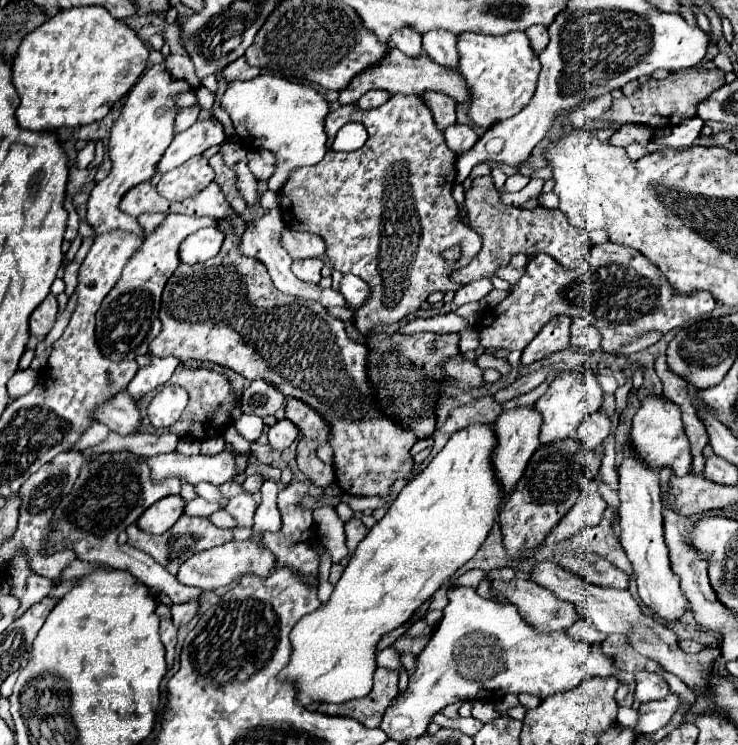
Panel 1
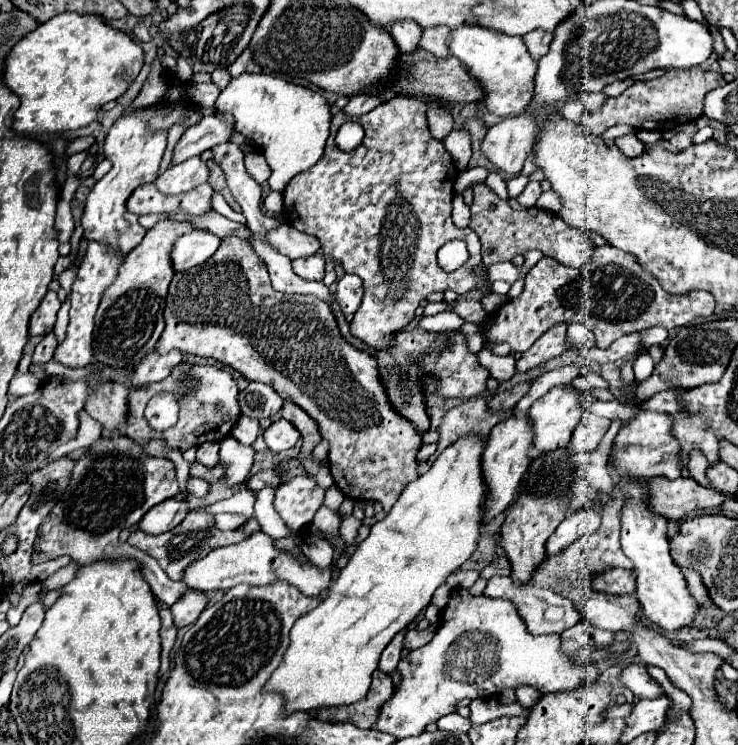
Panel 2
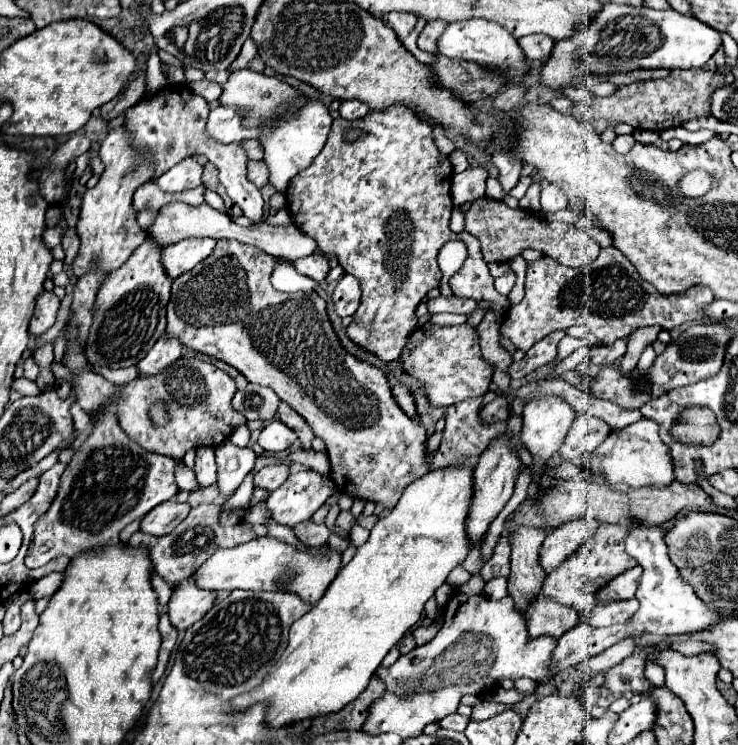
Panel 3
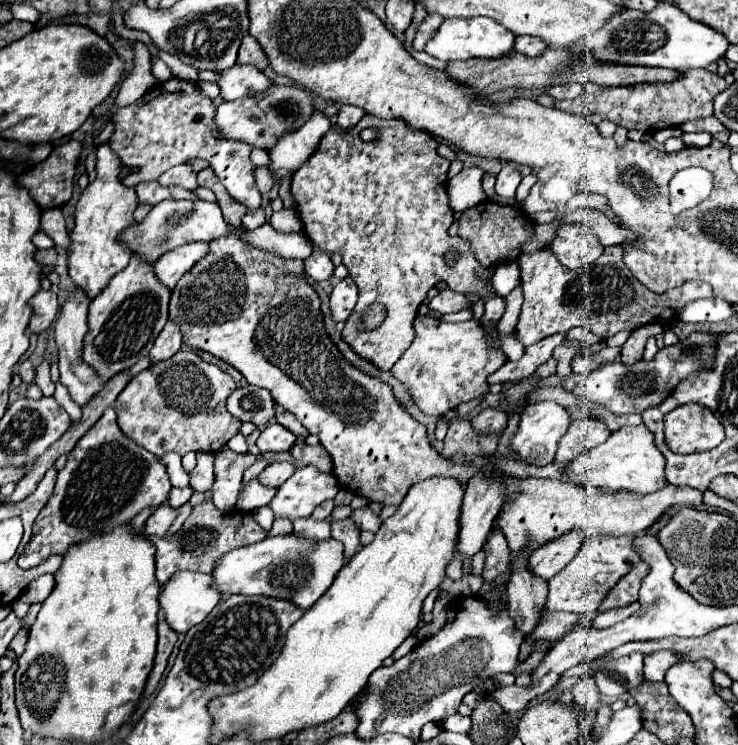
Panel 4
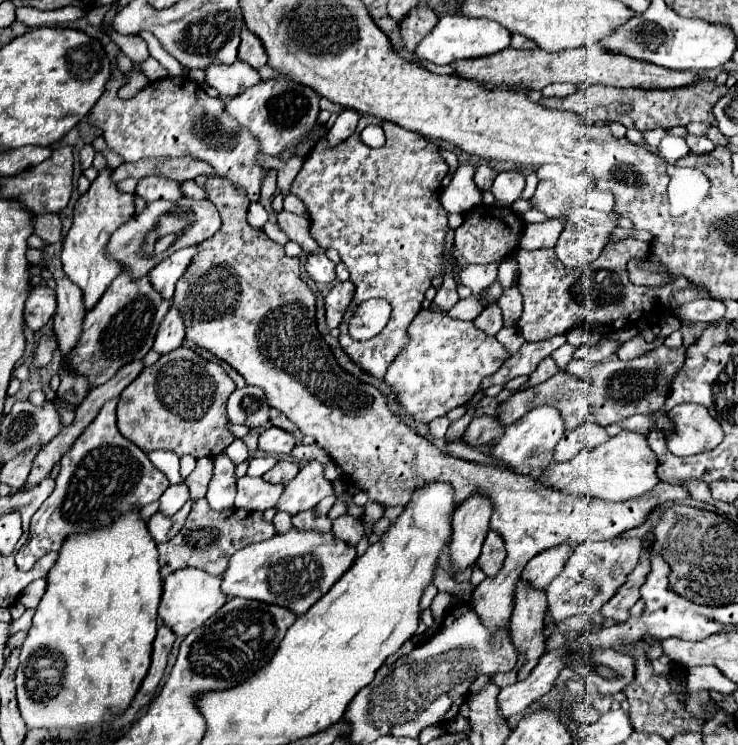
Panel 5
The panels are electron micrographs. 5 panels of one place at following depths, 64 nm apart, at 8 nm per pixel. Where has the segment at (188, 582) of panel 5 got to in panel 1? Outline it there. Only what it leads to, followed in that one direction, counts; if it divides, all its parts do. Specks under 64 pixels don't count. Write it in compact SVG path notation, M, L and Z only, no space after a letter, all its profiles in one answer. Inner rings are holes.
M190 600L190 602L184 602L184 604L174 604L170 608L172 608L172 622L174 622L174 626L184 626L198 614L200 602L198 600Z

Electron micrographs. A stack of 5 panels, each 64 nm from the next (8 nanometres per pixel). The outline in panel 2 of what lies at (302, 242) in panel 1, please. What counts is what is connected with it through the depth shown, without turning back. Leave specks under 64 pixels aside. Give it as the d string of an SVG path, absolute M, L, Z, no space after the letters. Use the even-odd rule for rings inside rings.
M280 224L278 228L270 230L266 234L266 242L274 250L280 250L280 254L284 254L292 260L316 254L320 250L320 244L316 242L314 236L294 230L294 226L290 226L290 224Z

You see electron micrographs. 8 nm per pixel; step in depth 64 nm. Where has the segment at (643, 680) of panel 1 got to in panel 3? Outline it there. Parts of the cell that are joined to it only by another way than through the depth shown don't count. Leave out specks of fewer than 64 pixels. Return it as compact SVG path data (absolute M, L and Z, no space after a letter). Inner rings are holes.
M642 648L632 656L624 658L618 666L610 668L604 674L604 688L610 690L612 694L624 694L624 692L648 694L648 690L652 688L652 684L644 676L644 660L648 654L650 654L648 648Z

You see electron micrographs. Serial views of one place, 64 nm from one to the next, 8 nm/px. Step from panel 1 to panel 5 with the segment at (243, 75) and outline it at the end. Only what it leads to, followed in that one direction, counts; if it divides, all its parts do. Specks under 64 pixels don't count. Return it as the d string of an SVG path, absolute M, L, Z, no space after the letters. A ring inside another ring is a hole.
M242 26L242 32L240 32L240 48L238 48L238 58L242 62L248 62L252 68L262 68L268 60L264 48L262 48L262 42L258 40L256 34L252 34L246 26Z

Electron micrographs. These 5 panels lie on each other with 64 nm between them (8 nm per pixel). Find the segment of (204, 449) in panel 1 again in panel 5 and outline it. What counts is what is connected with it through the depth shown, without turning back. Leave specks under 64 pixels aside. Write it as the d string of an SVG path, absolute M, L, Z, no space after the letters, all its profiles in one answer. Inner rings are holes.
M200 458L196 462L194 472L184 480L188 484L188 488L190 488L190 500L198 500L198 498L206 496L210 478L212 478L212 460Z

